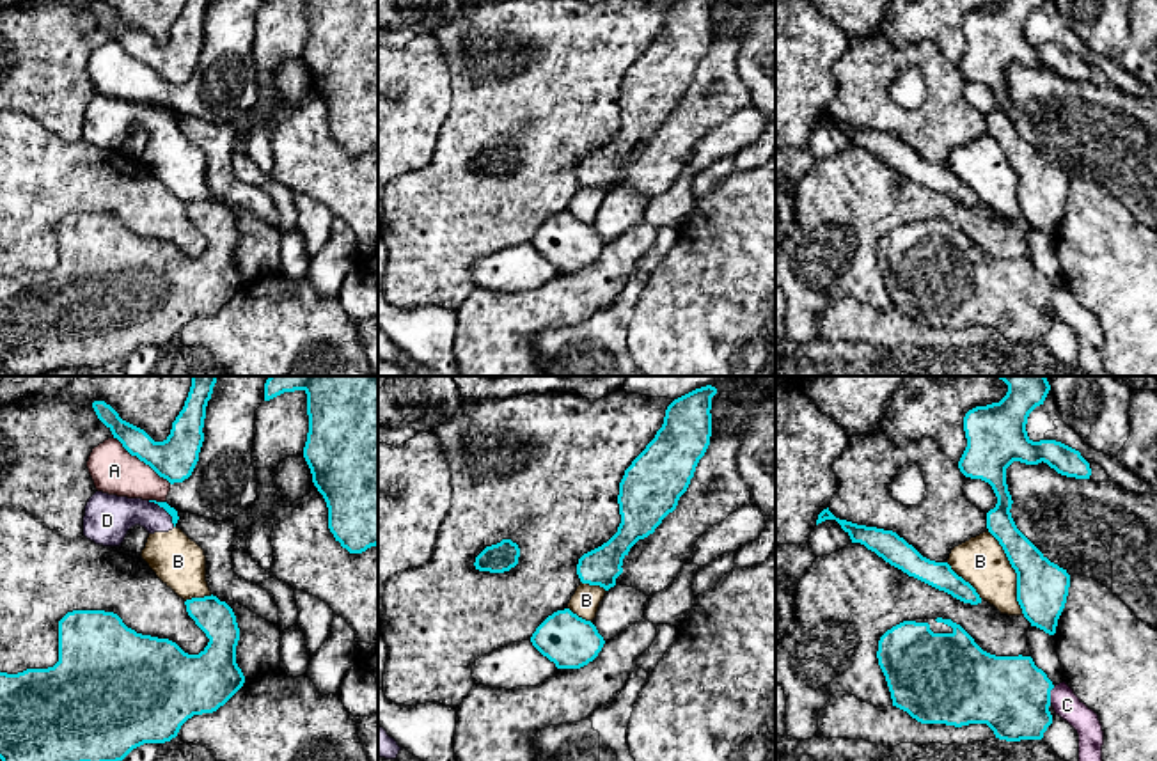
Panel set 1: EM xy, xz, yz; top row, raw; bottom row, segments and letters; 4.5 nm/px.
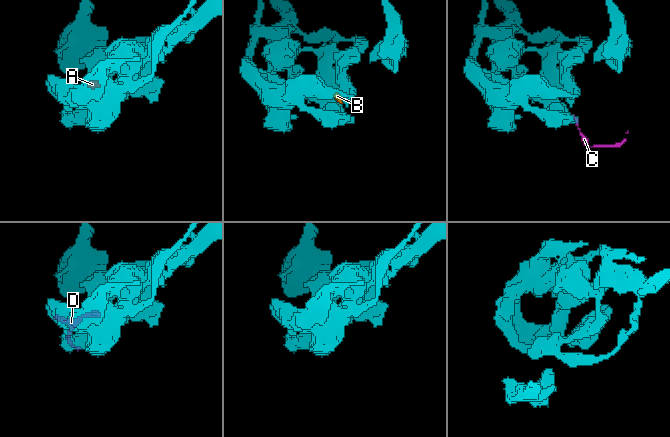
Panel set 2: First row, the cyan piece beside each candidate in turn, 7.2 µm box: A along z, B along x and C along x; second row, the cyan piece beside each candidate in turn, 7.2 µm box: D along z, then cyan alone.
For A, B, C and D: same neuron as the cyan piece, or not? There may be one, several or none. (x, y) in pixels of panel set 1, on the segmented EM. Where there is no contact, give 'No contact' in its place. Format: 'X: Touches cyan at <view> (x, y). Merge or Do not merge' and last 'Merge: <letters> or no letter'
A: Touches cyan at xy (142, 460). Do not merge
B: Touches cyan at yz (1015, 572). Do not merge
C: Touches cyan at yz (1049, 696). Do not merge
D: Touches cyan at xy (164, 508). Do not merge
Merge: no letter

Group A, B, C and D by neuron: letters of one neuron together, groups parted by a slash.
A B D / C

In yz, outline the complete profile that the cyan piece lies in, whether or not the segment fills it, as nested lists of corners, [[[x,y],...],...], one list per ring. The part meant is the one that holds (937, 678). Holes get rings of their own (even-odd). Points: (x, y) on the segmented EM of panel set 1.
[[[951,619],[903,621],[878,640],[893,706],[921,724],[987,724],[1006,741],[1042,740],[1052,724],[1047,674],[1031,656],[996,656]]]

